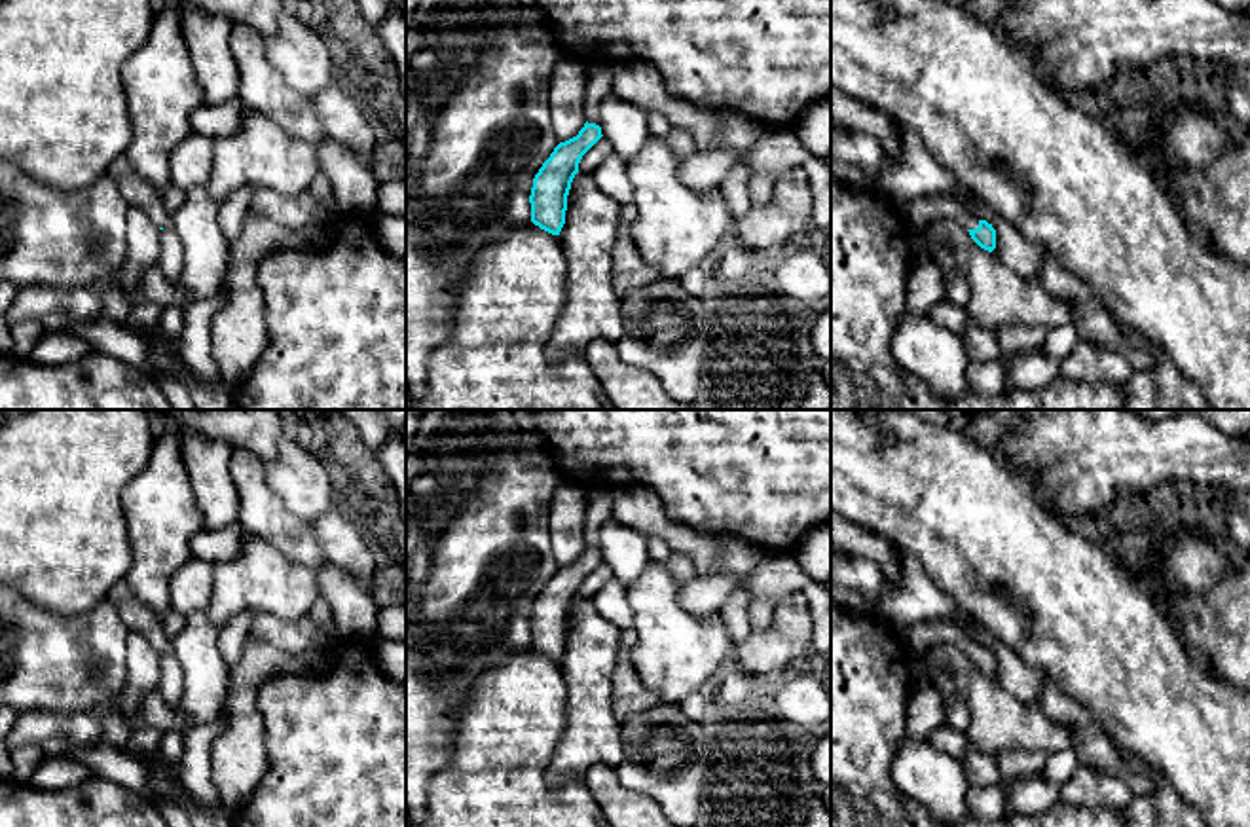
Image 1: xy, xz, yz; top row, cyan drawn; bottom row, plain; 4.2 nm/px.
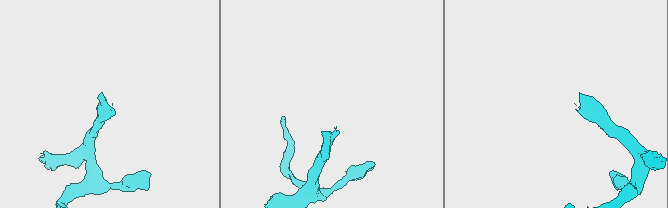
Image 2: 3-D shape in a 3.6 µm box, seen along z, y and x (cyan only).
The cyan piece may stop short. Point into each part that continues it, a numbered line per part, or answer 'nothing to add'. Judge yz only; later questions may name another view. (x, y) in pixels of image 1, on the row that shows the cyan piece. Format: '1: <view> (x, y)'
1: yz (920, 211)

